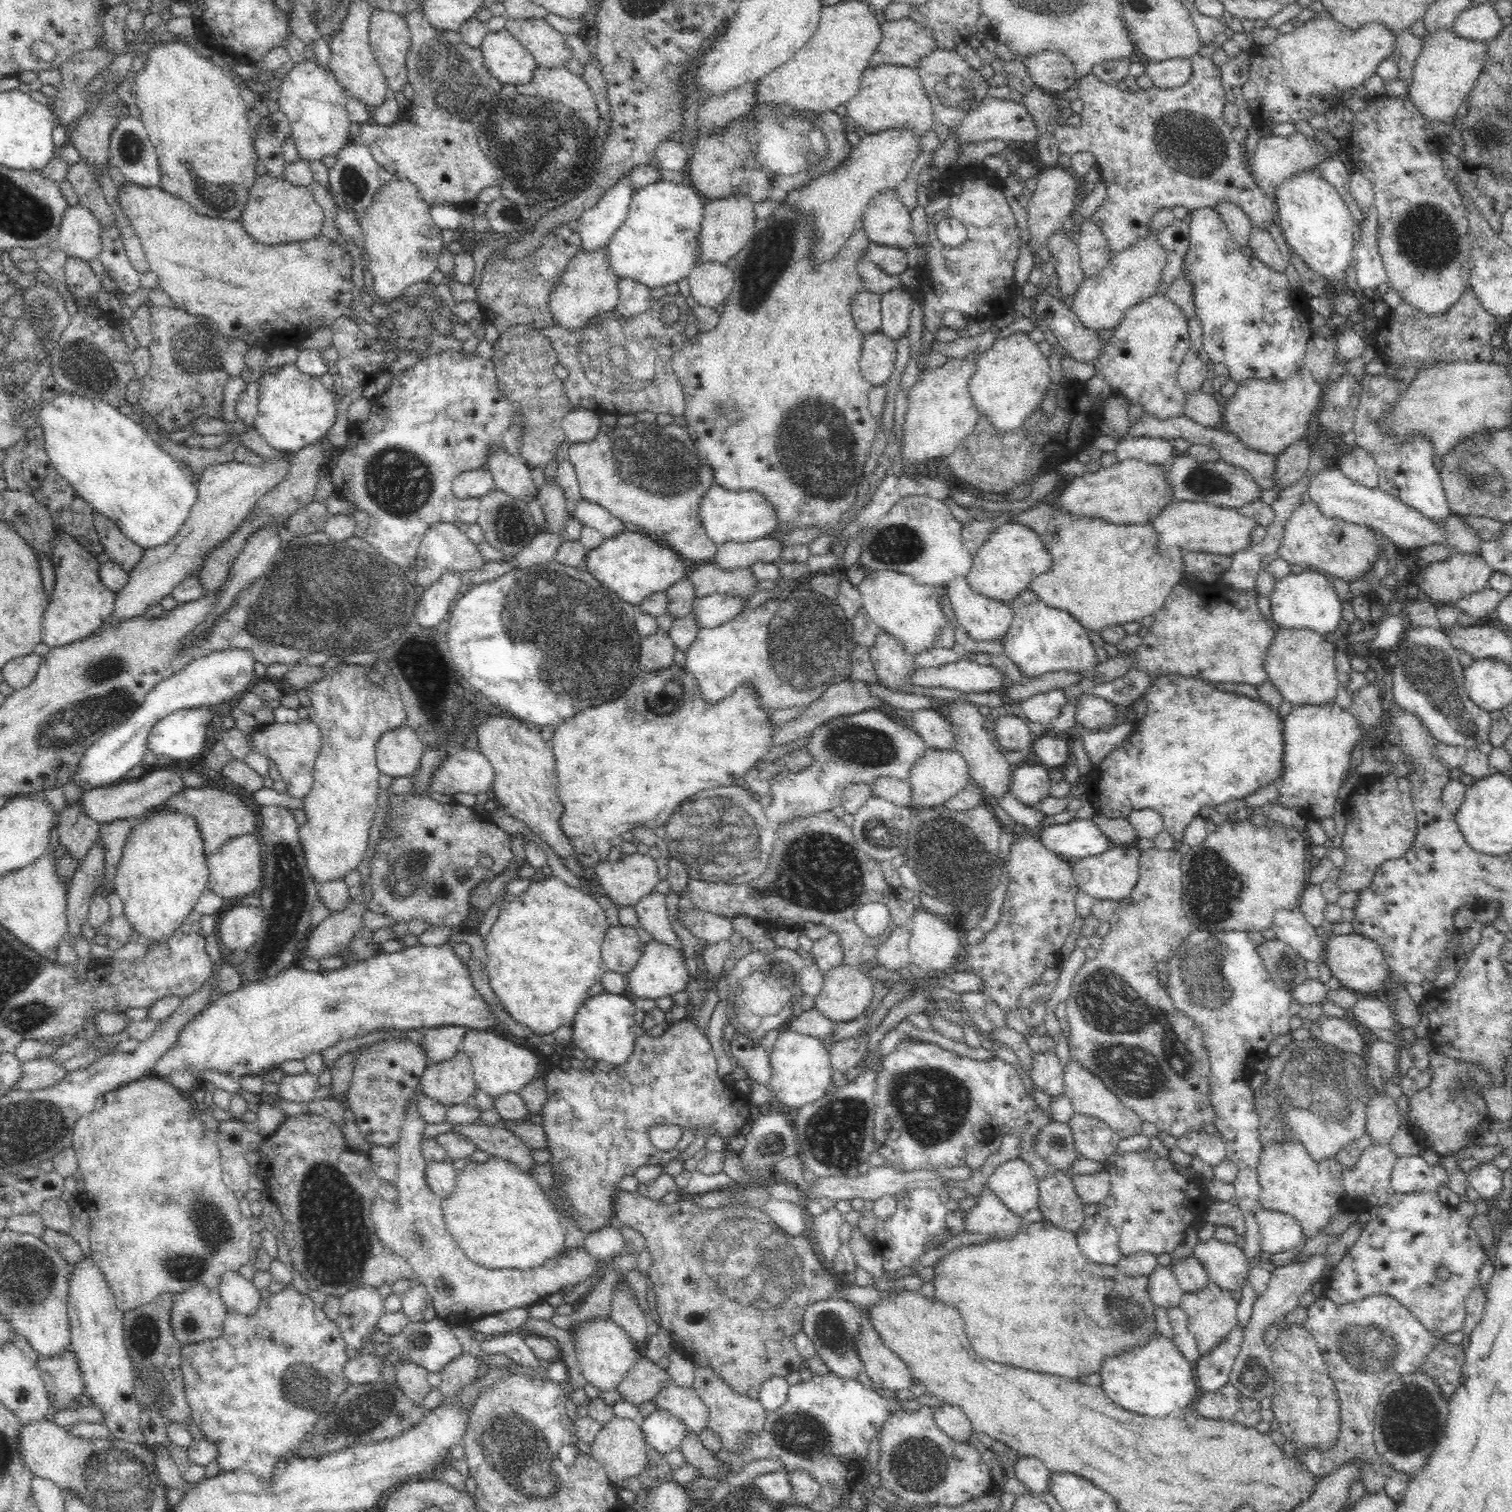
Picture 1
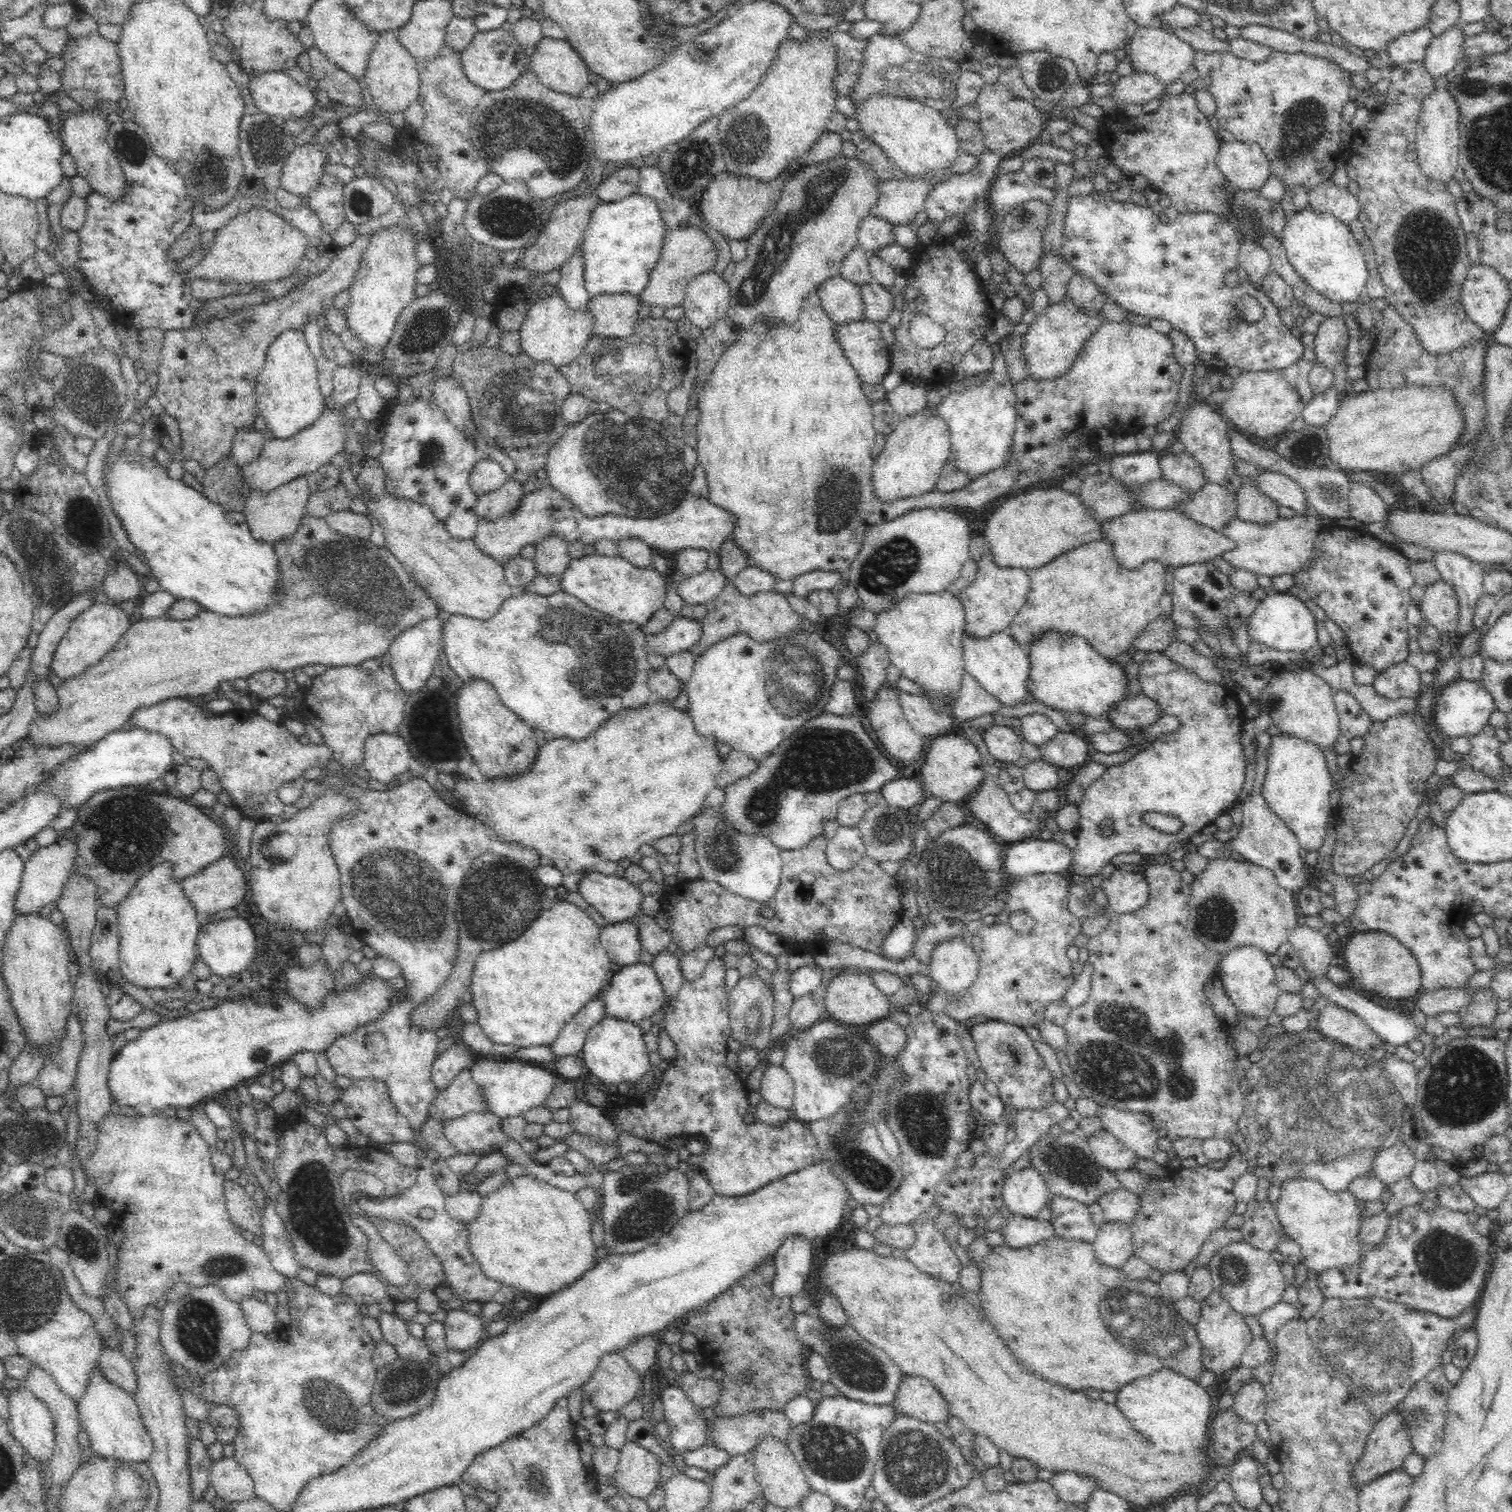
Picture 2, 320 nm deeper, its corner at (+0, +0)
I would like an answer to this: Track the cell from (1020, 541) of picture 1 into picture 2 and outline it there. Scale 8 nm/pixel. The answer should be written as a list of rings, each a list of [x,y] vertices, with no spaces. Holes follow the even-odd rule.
[[[990,544],[977,563],[975,579],[959,594],[965,612],[965,634],[986,638],[994,632],[1008,630],[1013,618],[1027,599],[1030,590],[1029,570],[1026,568],[1000,568],[994,563]]]

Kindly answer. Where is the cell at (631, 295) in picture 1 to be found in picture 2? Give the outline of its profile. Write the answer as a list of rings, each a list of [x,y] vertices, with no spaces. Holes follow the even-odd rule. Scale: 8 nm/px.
[[[602,294],[591,297],[587,310],[595,317],[591,336],[625,339],[632,334],[638,320],[637,296]]]

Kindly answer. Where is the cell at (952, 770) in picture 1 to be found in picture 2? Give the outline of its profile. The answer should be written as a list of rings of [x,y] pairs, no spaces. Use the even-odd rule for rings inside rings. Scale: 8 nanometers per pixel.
[[[958,730],[934,737],[925,754],[924,765],[917,778],[919,778],[922,788],[936,799],[945,802],[963,802],[977,790],[985,778],[986,773],[982,769],[983,762],[978,749]]]

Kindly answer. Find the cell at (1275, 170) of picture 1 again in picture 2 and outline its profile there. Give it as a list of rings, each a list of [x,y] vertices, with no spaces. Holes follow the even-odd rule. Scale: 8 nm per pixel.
[[[1221,142],[1216,164],[1227,182],[1243,191],[1260,192],[1271,175],[1269,158],[1255,142]]]

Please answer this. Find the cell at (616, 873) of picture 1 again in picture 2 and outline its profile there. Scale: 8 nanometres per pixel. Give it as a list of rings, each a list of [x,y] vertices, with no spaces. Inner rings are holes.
[[[600,871],[586,872],[582,877],[577,892],[584,897],[590,907],[604,917],[604,922],[607,925],[634,920],[641,914],[643,894],[638,885],[633,885],[624,877],[604,875]]]

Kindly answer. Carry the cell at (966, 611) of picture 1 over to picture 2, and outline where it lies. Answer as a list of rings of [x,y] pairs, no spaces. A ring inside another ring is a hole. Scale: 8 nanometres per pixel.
[[[1008,631],[994,632],[986,638],[962,636],[963,659],[967,670],[982,685],[986,692],[992,694],[1002,706],[1014,707],[1031,700],[1027,690],[1030,663],[1028,655],[1022,650]]]

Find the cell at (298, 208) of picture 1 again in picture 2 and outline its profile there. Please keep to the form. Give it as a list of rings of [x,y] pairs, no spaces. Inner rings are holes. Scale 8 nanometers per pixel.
[[[258,206],[250,208],[245,214],[234,216],[226,227],[215,231],[214,244],[212,244],[208,253],[196,266],[192,266],[187,272],[192,279],[208,278],[208,280],[216,280],[224,284],[255,284],[258,286],[262,282],[280,280],[294,273],[307,246],[306,237],[290,222],[284,221],[282,213],[272,212],[266,207]]]

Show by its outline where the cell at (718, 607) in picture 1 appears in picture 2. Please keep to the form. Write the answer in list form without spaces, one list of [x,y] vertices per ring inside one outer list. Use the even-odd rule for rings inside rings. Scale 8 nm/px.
[[[675,617],[672,624],[658,634],[645,633],[648,652],[661,654],[664,658],[694,646],[702,634],[701,620]]]

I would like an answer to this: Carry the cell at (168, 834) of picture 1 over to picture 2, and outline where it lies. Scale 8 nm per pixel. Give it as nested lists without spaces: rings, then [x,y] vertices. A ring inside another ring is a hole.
[[[169,862],[156,864],[144,876],[136,880],[130,893],[117,907],[119,925],[119,969],[122,977],[138,988],[174,988],[178,982],[193,970],[197,960],[196,950],[198,932],[202,926],[197,918],[194,905],[182,893],[180,880],[173,878]]]

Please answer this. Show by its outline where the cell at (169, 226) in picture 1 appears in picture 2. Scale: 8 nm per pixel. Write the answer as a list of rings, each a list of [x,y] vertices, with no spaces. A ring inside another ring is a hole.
[[[84,109],[83,112],[68,112],[62,124],[61,141],[68,153],[74,159],[78,175],[83,176],[94,191],[108,197],[112,201],[119,201],[127,189],[127,182],[122,172],[119,160],[108,144],[108,121],[104,113],[96,109]]]

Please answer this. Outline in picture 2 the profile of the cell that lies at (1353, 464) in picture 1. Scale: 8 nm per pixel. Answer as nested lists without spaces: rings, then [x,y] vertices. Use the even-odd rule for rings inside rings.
[[[1351,482],[1349,505],[1349,517],[1363,523],[1380,522],[1387,513],[1387,506],[1380,499],[1380,495],[1360,482]]]

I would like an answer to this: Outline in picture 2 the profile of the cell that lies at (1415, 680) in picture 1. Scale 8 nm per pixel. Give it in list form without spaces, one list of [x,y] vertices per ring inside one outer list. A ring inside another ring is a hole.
[[[1486,724],[1480,732],[1466,736],[1466,739],[1470,741],[1470,752],[1467,755],[1471,759],[1474,770],[1482,772],[1486,776],[1490,776],[1490,778],[1502,780],[1498,790],[1504,792],[1502,788],[1504,778],[1504,772],[1502,771],[1503,760],[1499,755],[1502,742],[1496,737],[1495,729],[1491,725]]]

